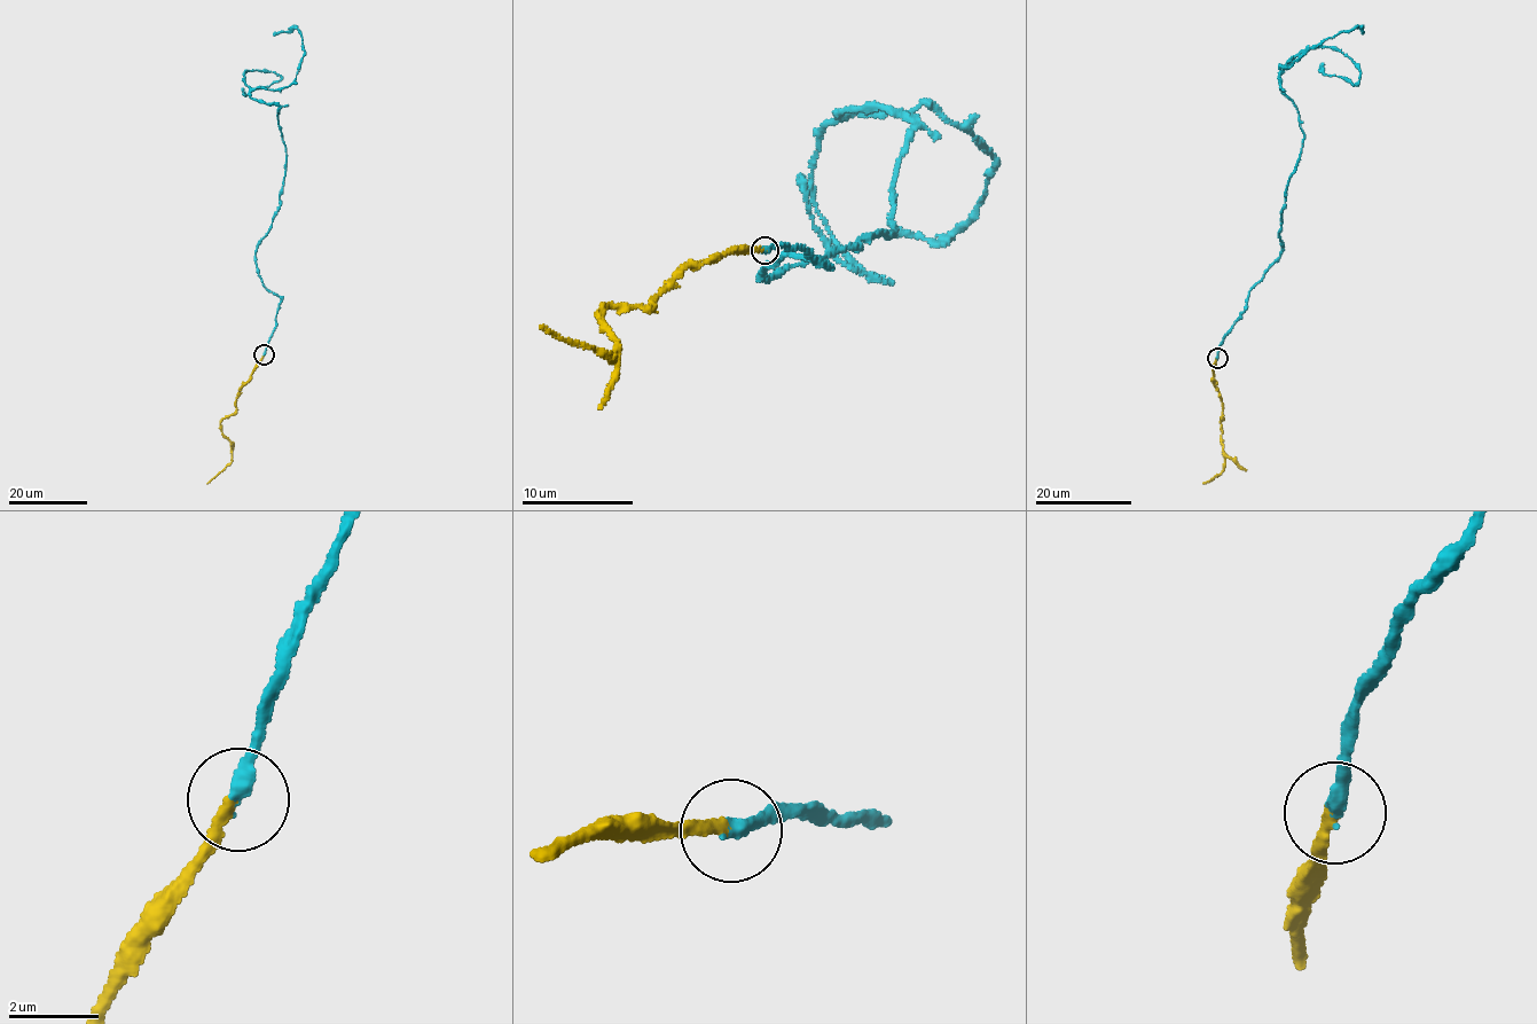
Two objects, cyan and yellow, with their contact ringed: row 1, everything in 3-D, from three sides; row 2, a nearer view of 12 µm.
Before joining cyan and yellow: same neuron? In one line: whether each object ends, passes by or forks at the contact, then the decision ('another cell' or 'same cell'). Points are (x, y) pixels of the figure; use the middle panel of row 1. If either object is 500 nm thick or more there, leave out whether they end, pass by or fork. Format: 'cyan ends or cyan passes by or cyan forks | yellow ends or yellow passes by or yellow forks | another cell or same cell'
cyan ends | yellow ends | same cell

